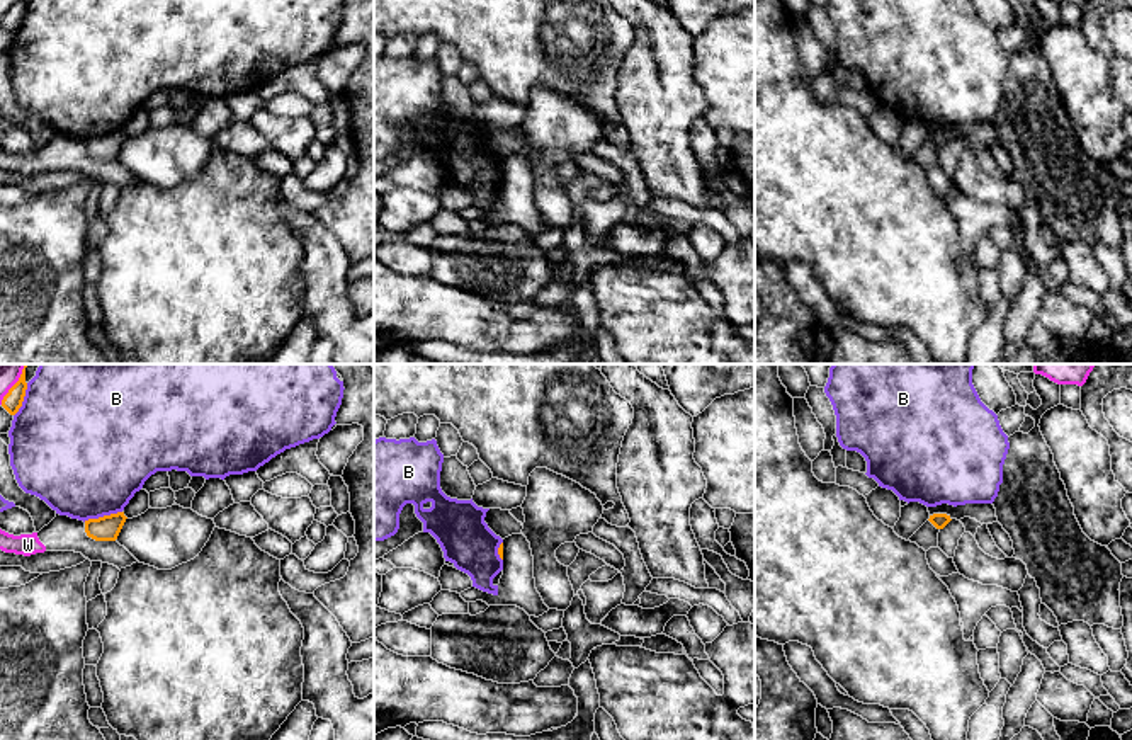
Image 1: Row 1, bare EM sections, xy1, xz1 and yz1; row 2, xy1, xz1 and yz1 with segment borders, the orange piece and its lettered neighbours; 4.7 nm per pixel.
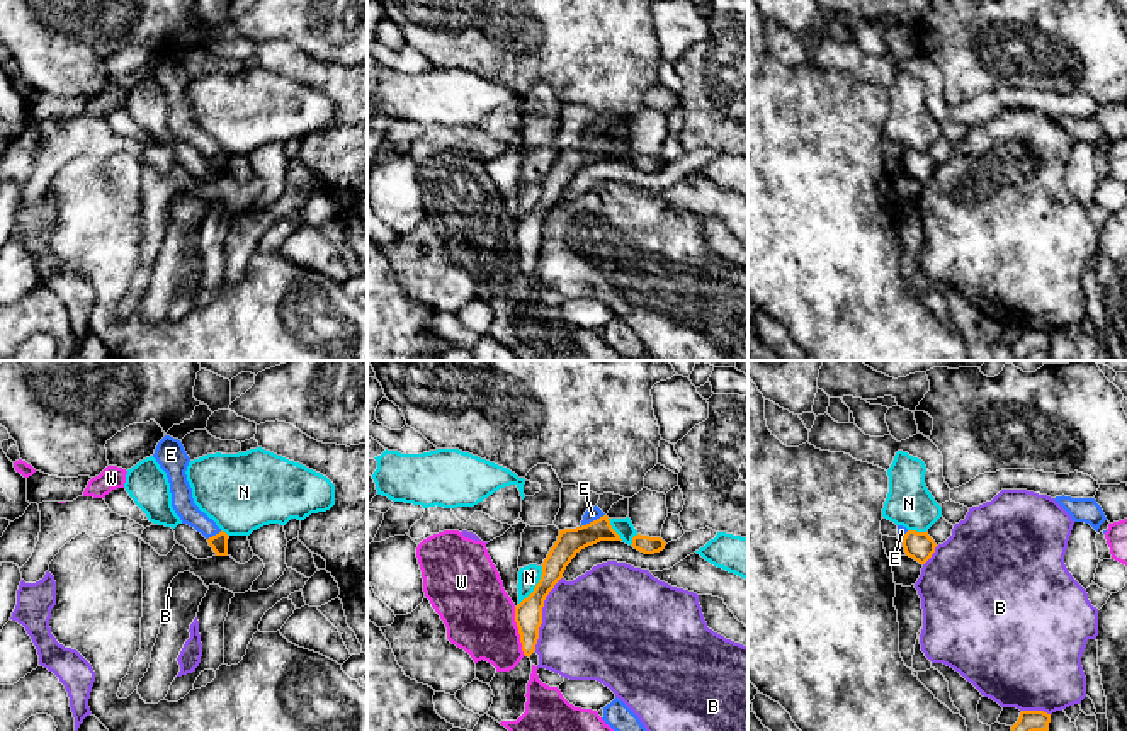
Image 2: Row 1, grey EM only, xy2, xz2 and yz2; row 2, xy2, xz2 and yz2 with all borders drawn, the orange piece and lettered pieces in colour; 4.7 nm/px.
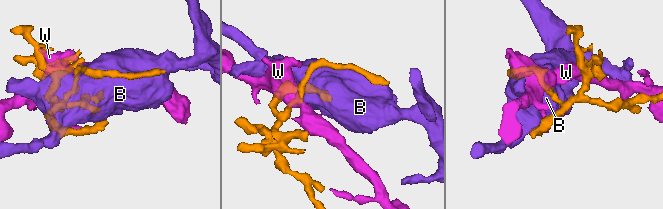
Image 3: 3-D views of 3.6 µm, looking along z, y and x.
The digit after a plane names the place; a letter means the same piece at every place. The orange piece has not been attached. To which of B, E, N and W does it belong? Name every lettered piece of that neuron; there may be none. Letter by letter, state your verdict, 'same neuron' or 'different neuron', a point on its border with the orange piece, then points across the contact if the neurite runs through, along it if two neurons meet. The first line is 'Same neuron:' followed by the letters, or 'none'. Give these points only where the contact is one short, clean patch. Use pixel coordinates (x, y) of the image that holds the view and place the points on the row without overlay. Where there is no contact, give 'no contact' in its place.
Same neuron: none
B: different neuron; meets orange in xz2 at (541, 233)
E: different neuron; meets orange in xz2 at (594, 140); border along xz2 (604, 133), (580, 147)
N: different neuron; meets orange in xz2 at (536, 204)
W: different neuron; meets orange in xz2 at (519, 250)

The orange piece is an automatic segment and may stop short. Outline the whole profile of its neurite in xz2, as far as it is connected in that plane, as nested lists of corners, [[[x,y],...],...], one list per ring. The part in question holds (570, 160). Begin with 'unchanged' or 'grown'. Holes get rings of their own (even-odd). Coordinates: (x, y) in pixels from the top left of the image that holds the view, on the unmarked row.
unchanged; [[[607,134],[576,146],[559,150],[558,160],[542,182],[542,194],[534,211],[515,226],[515,241],[525,275],[535,270],[539,246],[542,243],[544,219],[554,204],[563,197],[566,185],[585,167],[600,160],[622,160],[612,148]]]

